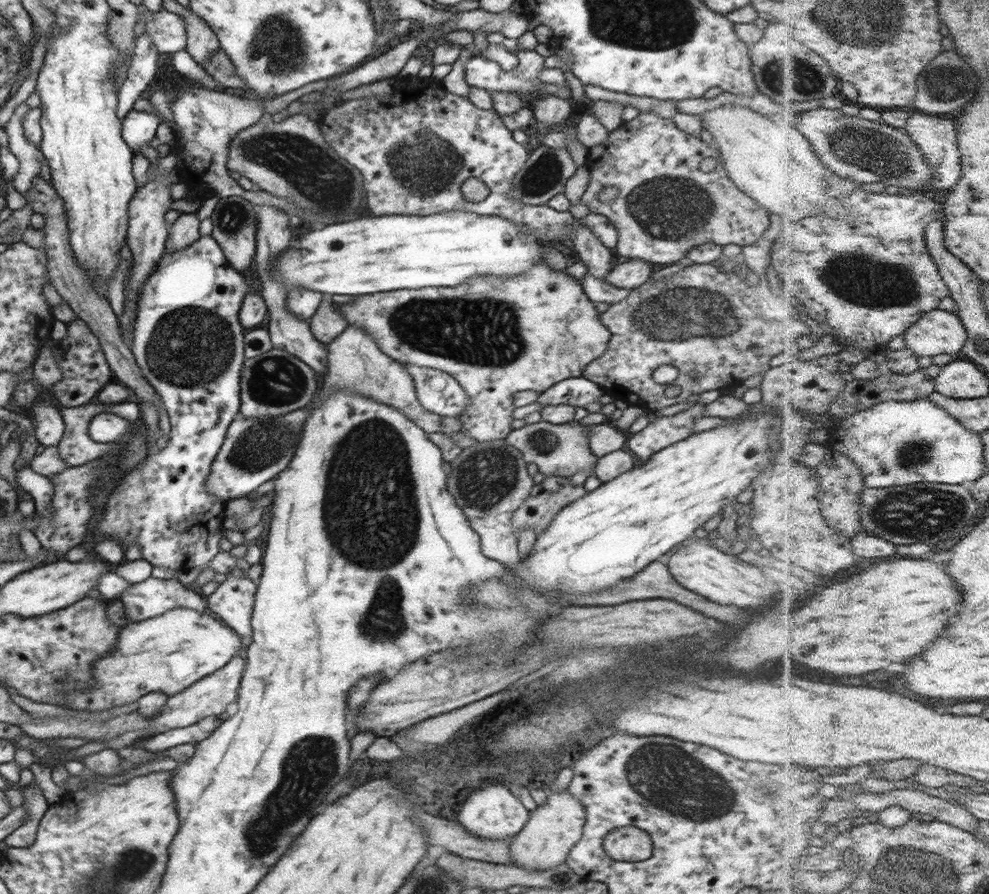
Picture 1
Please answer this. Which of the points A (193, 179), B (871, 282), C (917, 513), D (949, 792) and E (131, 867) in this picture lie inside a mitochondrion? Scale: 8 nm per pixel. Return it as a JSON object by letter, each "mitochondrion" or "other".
{"A":"other","B":"mitochondrion","C":"mitochondrion","D":"other","E":"mitochondrion"}

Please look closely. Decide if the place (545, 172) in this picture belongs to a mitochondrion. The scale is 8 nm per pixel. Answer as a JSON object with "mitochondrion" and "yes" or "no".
{"mitochondrion":"yes"}

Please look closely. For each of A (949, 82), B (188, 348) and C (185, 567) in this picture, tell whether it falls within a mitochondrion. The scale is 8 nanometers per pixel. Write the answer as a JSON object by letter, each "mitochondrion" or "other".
{"A":"mitochondrion","B":"mitochondrion","C":"other"}

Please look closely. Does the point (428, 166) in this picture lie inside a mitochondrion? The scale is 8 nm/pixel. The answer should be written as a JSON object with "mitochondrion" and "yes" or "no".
{"mitochondrion":"yes"}

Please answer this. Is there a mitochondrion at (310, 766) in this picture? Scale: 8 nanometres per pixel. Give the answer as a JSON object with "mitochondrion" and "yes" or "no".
{"mitochondrion":"yes"}

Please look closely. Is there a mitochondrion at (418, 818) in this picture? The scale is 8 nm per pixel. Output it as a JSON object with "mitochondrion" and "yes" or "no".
{"mitochondrion":"no"}

